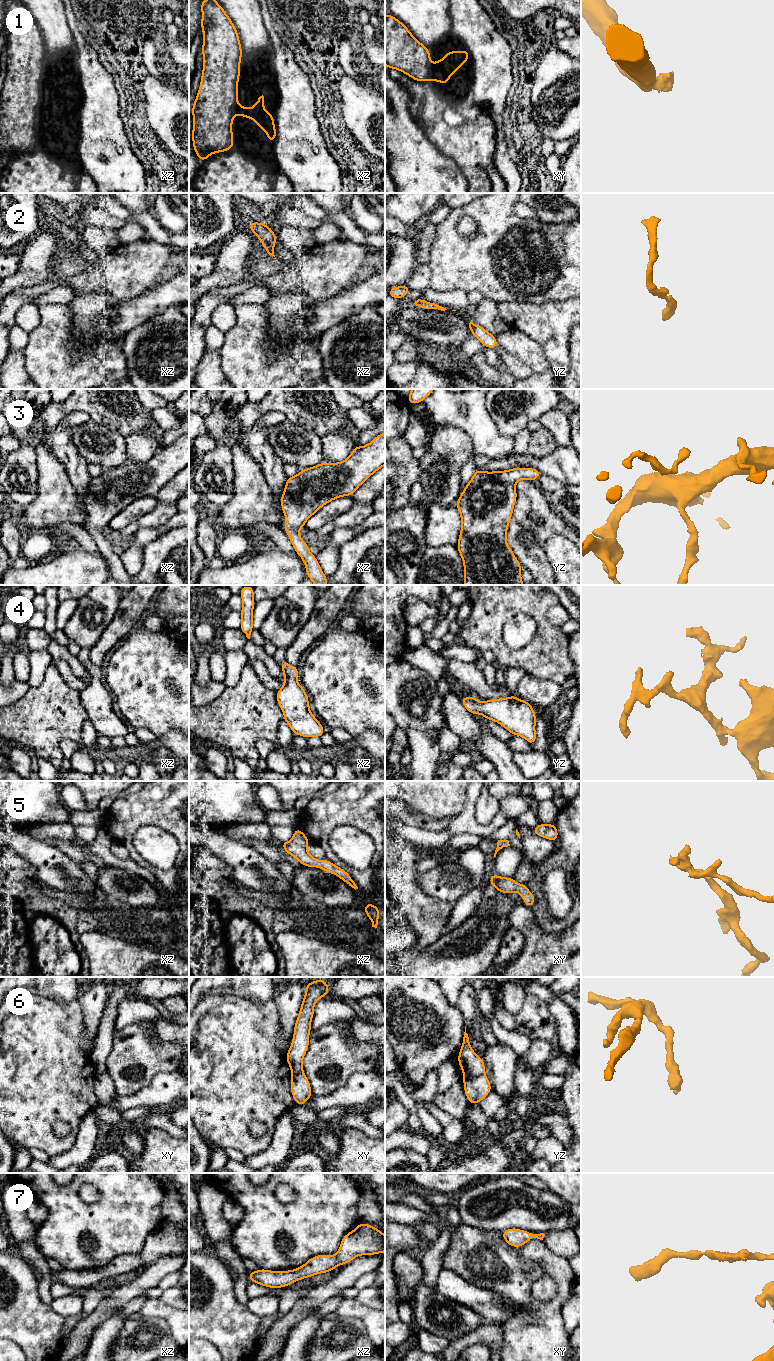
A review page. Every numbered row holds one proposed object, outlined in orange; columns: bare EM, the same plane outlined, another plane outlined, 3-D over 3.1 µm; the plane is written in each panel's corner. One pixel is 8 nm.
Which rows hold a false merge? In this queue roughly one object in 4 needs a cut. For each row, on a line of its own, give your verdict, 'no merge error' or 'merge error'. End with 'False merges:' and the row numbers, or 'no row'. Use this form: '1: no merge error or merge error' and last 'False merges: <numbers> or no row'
1: merge error
2: no merge error
3: no merge error
4: no merge error
5: no merge error
6: no merge error
7: no merge error
False merges: 1

